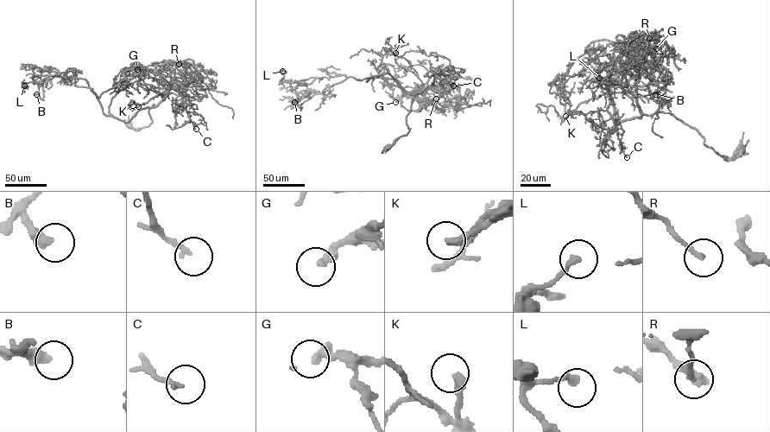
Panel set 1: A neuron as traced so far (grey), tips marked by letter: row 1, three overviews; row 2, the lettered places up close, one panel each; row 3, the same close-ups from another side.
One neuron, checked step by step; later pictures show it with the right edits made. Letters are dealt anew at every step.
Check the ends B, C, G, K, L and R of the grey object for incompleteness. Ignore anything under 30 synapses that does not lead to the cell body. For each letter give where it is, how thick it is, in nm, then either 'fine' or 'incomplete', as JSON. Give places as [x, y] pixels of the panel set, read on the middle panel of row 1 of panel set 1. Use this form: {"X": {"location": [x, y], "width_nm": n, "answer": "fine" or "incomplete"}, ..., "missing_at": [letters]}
{"B": {"location": [294, 102], "width_nm": 440, "answer": "fine"}, "C": {"location": [453, 85], "width_nm": 180, "answer": "incomplete"}, "G": {"location": [395, 102], "width_nm": 320, "answer": "incomplete"}, "K": {"location": [395, 53], "width_nm": 280, "answer": "incomplete"}, "L": {"location": [282, 71], "width_nm": 240, "answer": "fine"}, "R": {"location": [436, 98], "width_nm": 170, "answer": "fine"}, "missing_at": ["C", "G", "K"]}

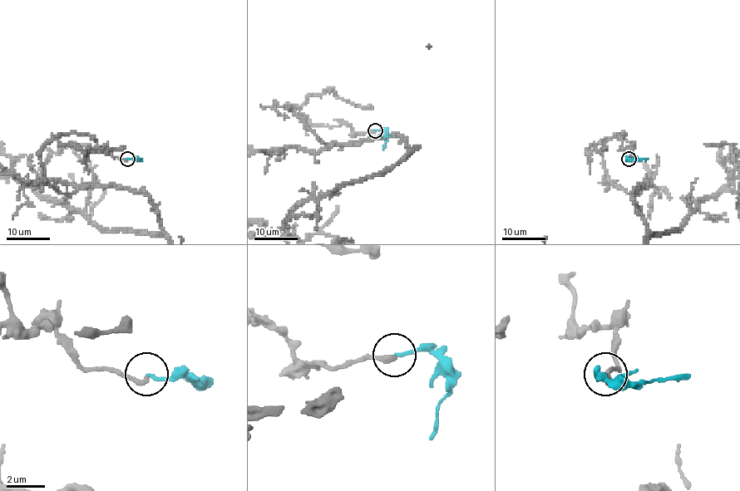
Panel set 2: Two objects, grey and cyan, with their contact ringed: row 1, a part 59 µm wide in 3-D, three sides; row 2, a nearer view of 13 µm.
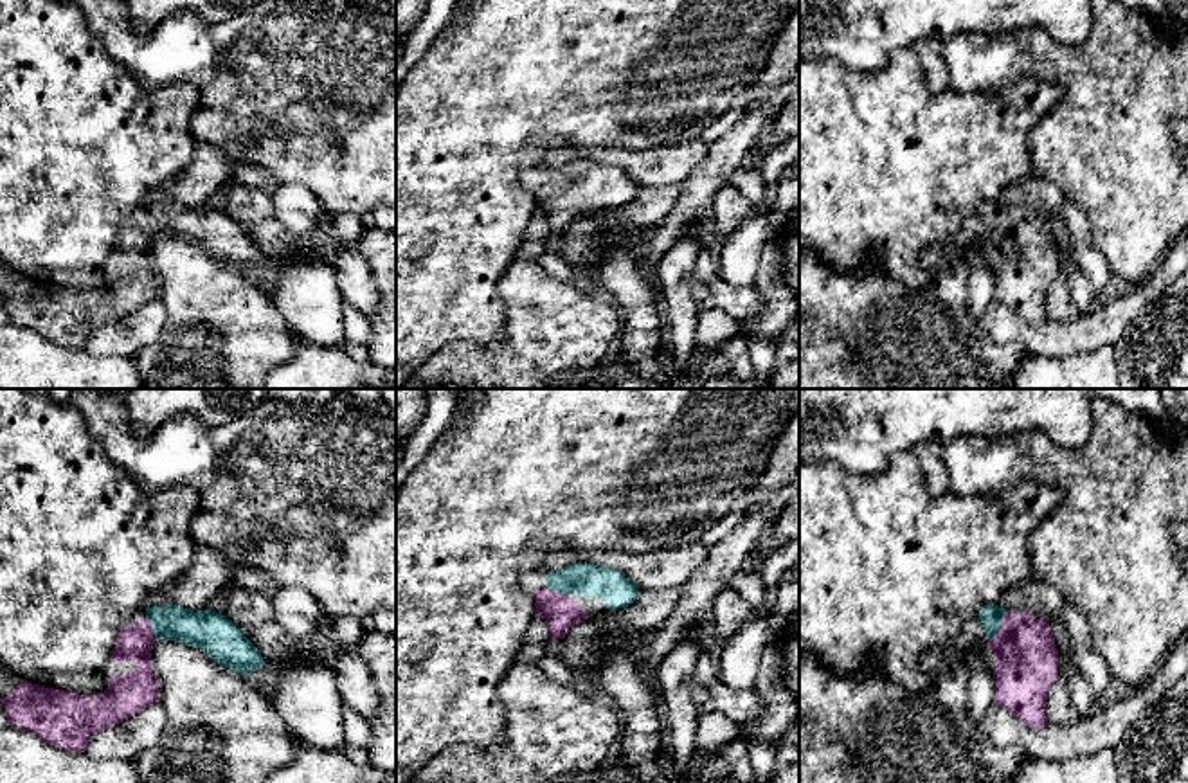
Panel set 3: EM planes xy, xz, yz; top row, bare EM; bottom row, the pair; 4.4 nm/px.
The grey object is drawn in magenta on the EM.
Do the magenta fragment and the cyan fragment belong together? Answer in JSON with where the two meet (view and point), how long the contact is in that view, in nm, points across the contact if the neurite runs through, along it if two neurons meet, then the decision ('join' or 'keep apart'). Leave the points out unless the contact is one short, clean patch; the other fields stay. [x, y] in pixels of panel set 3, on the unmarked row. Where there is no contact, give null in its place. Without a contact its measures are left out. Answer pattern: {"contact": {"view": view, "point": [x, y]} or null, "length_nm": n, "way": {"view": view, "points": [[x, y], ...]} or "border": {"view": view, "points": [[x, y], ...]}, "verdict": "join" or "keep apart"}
{"contact": {"view": "yz", "point": [1001, 224]}, "length_nm": 150, "way": {"view": "yz", "points": [[1026, 256], [1025, 247], [1001, 224], [990, 215]]}, "verdict": "join"}

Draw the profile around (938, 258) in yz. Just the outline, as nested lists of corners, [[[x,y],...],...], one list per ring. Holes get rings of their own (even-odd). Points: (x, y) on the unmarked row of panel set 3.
[[[970,243],[967,247],[934,245],[923,252],[920,266],[925,274],[938,277],[941,272],[949,270],[958,261],[965,263],[968,268],[994,268],[995,252],[988,243],[979,247],[974,247]]]

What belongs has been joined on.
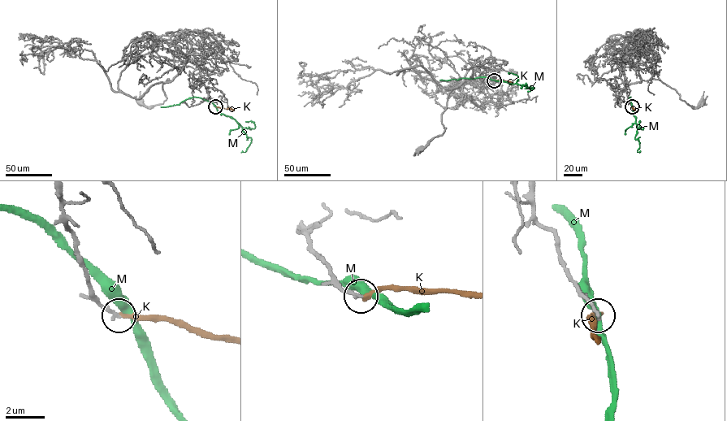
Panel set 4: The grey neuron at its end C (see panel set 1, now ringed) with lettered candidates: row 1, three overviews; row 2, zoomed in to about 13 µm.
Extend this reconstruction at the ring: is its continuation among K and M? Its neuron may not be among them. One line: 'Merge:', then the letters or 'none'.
Merge: none

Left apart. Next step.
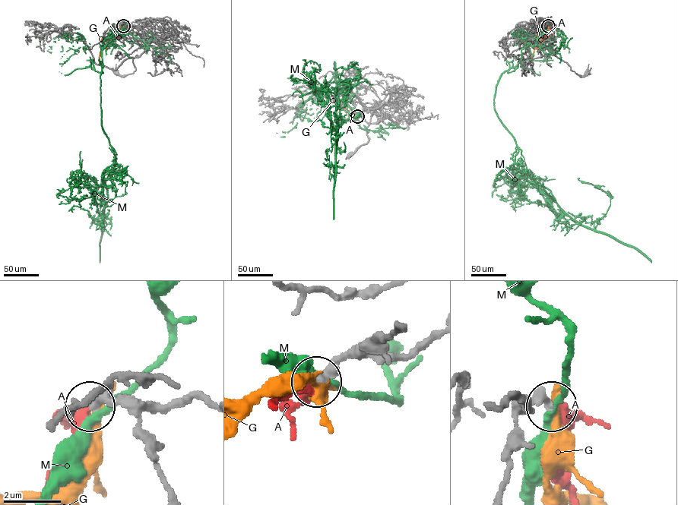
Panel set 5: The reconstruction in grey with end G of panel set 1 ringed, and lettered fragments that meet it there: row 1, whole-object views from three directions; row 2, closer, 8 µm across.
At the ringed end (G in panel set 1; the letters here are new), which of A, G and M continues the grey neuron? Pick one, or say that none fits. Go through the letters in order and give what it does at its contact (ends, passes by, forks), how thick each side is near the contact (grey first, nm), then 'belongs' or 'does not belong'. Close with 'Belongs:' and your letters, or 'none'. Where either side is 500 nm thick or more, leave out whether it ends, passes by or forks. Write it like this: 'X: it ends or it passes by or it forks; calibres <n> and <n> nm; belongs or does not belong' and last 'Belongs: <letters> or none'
A: it passes by; calibres 360 and 400 nm; belongs
G: it ends; calibres 360 and 400 nm; does not belong
M: it passes by; calibres 360 and 240 nm; does not belong
Belongs: A

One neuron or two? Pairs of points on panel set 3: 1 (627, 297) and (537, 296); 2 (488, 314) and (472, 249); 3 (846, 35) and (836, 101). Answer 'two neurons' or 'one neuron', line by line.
1: two neurons
2: one neuron
3: two neurons

